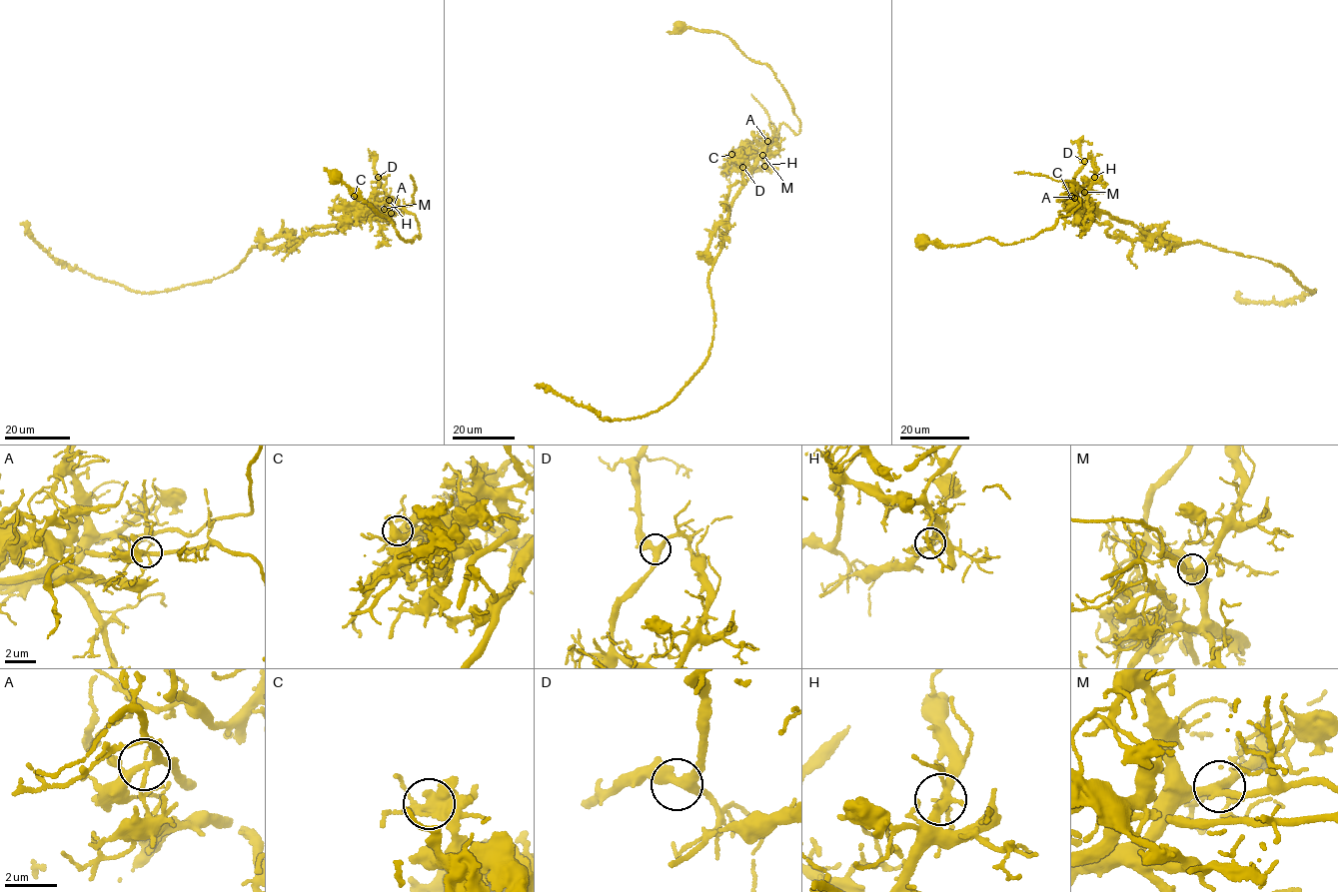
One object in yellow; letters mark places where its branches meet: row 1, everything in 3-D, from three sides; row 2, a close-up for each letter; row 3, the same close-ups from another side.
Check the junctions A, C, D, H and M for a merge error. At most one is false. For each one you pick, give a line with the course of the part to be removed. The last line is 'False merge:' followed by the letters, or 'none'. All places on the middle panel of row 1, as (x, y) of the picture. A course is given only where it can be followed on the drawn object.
A: Course of the part to remove: (767, 141), (733, 200), (710, 272), (709, 356), (680, 393), (657, 411), (616, 420), (536, 385)
False merge: A

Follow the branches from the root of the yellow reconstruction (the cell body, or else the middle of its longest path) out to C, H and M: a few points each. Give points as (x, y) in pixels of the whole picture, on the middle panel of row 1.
C: (681, 27), (727, 36), (748, 58), (767, 65), (798, 119), (796, 134), (782, 123), (757, 152), (731, 154)
H: (681, 27), (727, 36), (748, 58), (769, 66), (785, 90), (799, 132), (780, 125), (759, 157), (764, 166)
M: (681, 27), (727, 36), (748, 58), (769, 66), (783, 87), (799, 132), (782, 123), (762, 155)

